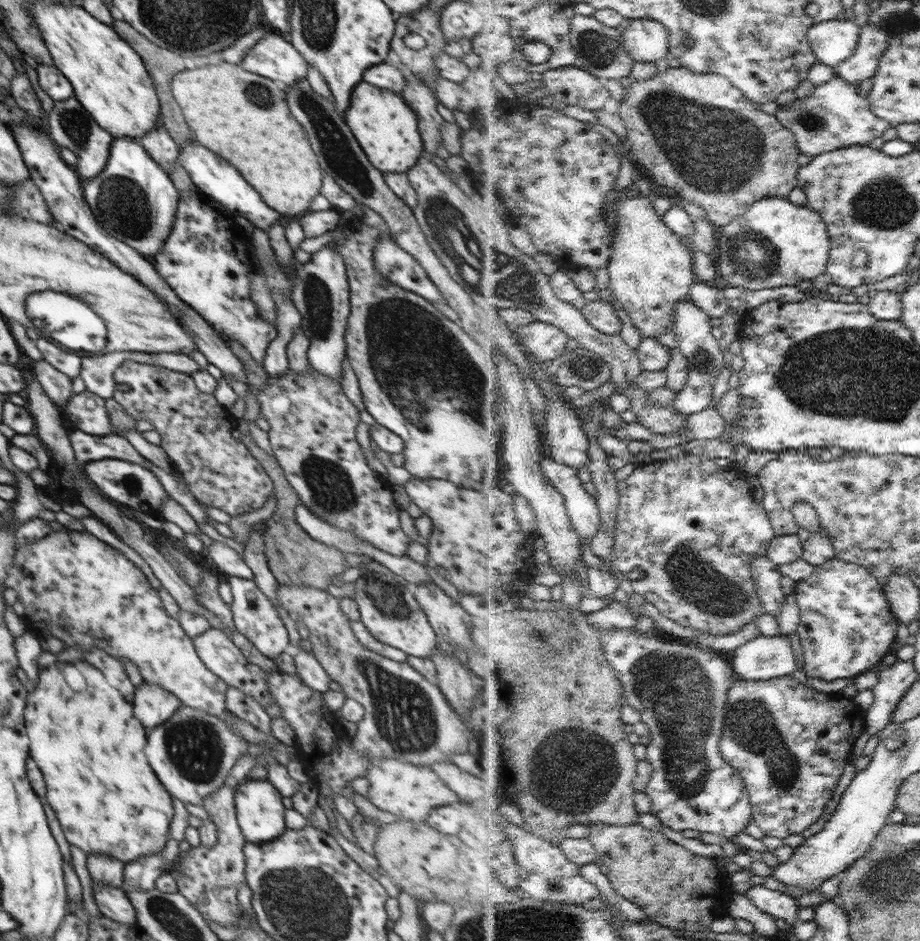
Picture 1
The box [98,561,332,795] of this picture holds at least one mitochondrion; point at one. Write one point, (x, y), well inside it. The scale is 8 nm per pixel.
(194, 746)

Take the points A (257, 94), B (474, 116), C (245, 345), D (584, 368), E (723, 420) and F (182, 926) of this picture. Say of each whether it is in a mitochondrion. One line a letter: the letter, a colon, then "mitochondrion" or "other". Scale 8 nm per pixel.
A: mitochondrion
B: other
C: other
D: mitochondrion
E: other
F: mitochondrion

